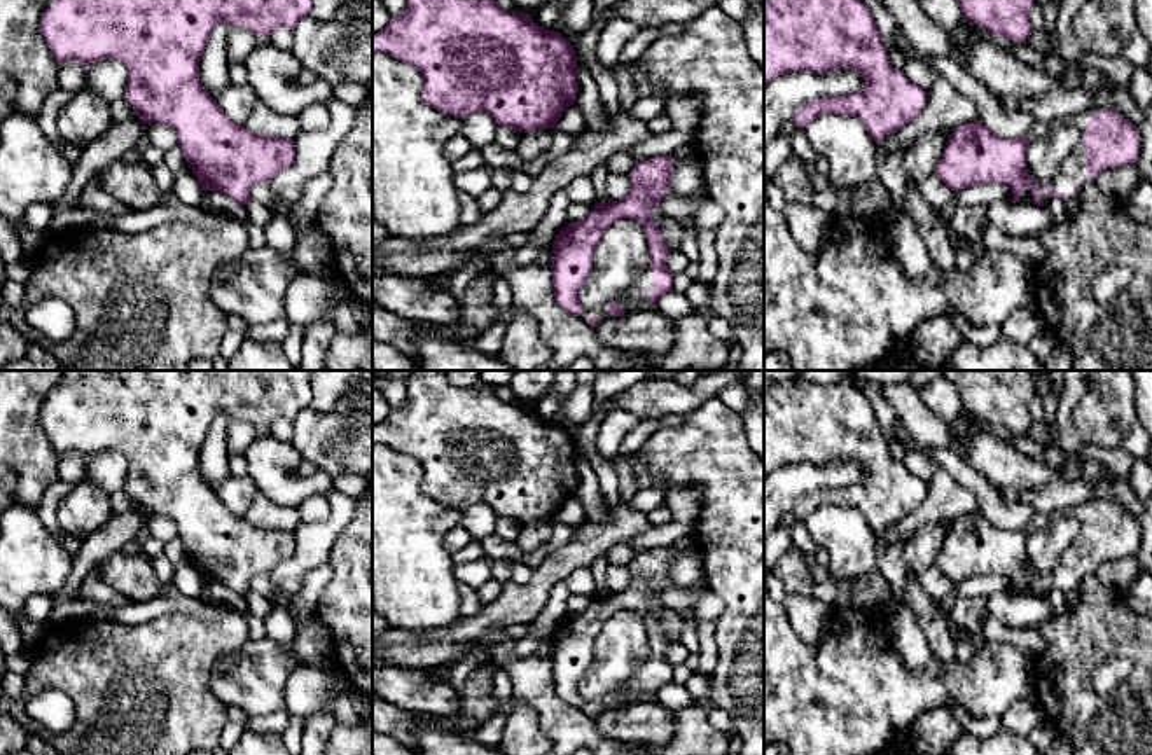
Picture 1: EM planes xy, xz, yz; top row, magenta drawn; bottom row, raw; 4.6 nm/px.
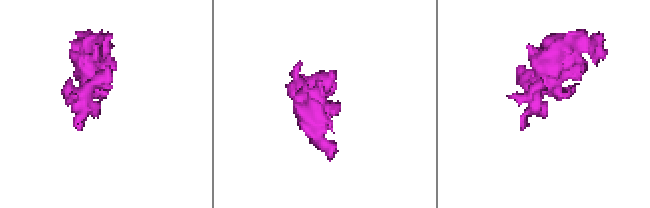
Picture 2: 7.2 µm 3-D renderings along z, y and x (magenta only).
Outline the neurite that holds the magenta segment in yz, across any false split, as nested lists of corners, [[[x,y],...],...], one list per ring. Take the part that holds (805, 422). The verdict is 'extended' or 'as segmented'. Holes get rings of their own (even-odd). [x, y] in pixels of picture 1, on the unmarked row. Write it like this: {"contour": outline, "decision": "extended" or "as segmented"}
{"contour": [[[808,379],[771,384],[764,393],[764,479],[780,467],[795,463],[822,467],[839,460],[857,461],[864,470],[864,479],[801,496],[794,507],[799,519],[818,507],[836,505],[858,510],[869,528],[879,533],[902,521],[925,500],[925,482],[890,456],[874,409],[858,388],[844,383],[818,384]]], "decision": "as segmented"}

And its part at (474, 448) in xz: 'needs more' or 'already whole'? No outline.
already whole

